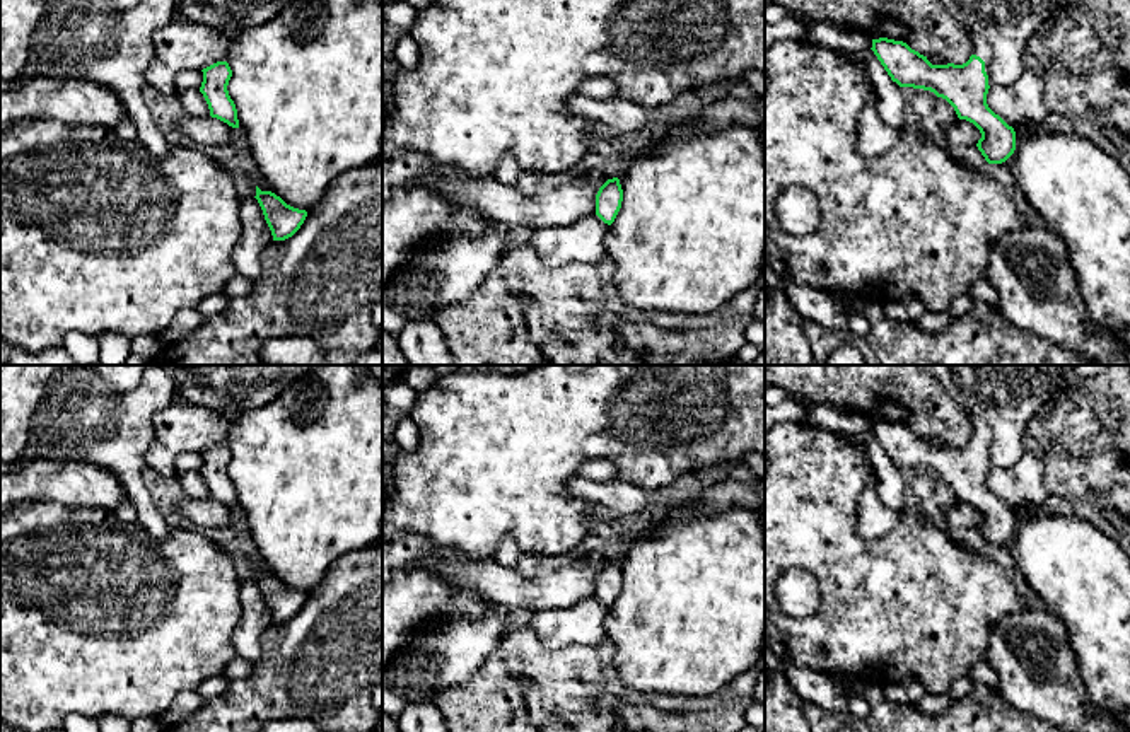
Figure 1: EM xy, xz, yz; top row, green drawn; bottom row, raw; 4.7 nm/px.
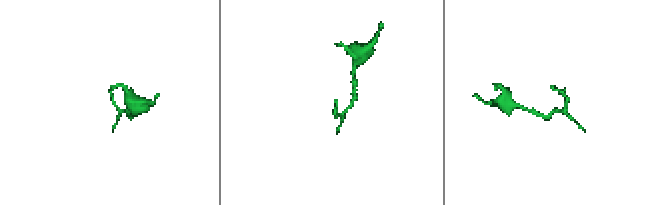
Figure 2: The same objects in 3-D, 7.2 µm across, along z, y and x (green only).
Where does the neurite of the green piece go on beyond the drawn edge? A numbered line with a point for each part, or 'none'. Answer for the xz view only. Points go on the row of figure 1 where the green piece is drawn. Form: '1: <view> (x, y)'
none

